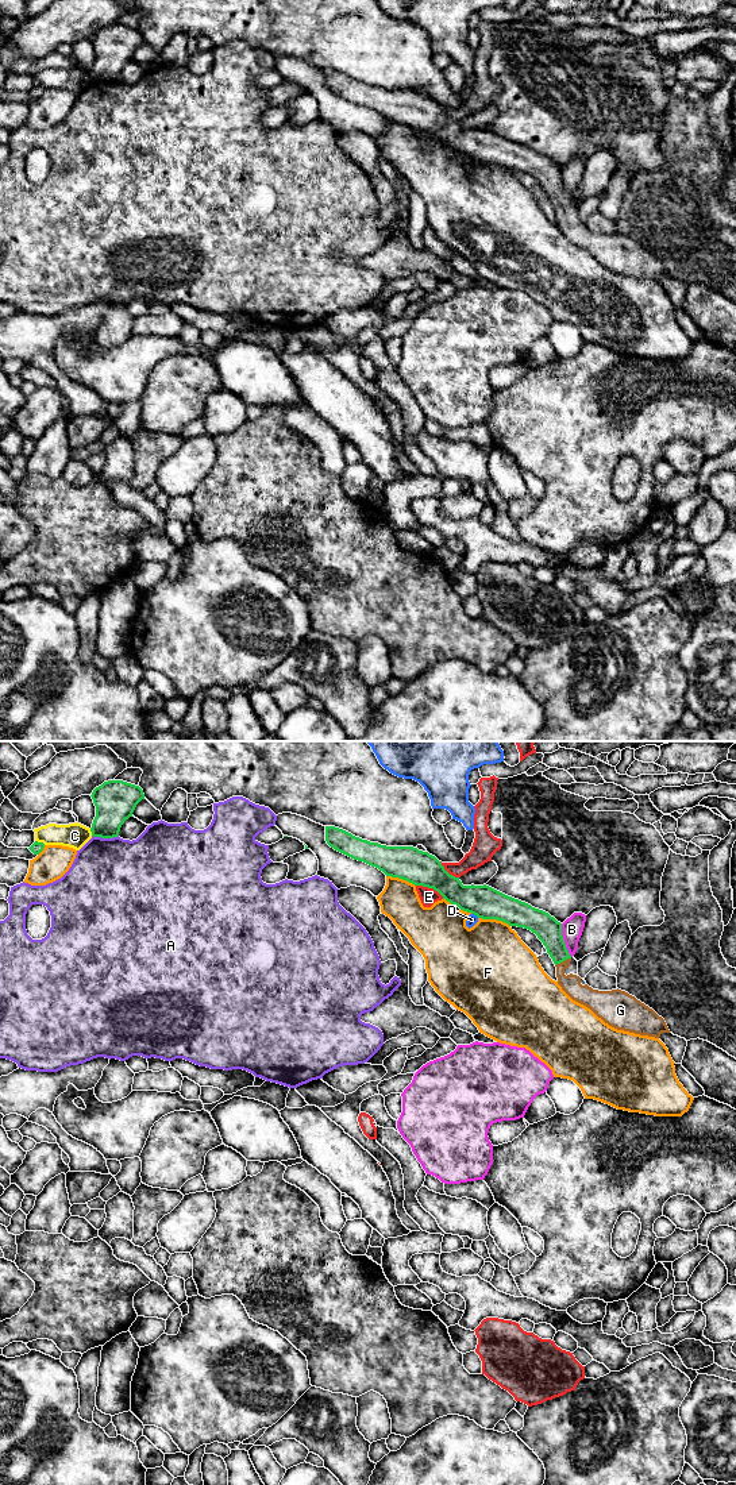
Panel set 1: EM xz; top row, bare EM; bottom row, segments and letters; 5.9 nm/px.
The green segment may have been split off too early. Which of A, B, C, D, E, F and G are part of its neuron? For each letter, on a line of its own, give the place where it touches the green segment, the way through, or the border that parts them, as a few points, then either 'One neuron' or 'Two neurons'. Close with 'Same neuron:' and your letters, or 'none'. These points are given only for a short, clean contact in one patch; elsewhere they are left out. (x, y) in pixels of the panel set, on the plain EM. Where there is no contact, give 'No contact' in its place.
A: Touches green at xz (106, 81). Two neurons
B: Touches green at xz (563, 184). Boundary: xz (561, 168), (561, 178), (571, 200). Two neurons
C: Touches green at xz (41, 87). Two neurons
D: Touches green at xz (476, 158). Boundary: xz (471, 157), (478, 161). Two neurons
E: Touches green at xz (430, 131). Boundary: xz (416, 128), (432, 131), (443, 142). Two neurons
F: Touches green at xz (494, 162). Two neurons
G: Touches green at xz (562, 205). Path across: xz (548, 174), (562, 205), (561, 219), (585, 239). One neuron
Same neuron: G

